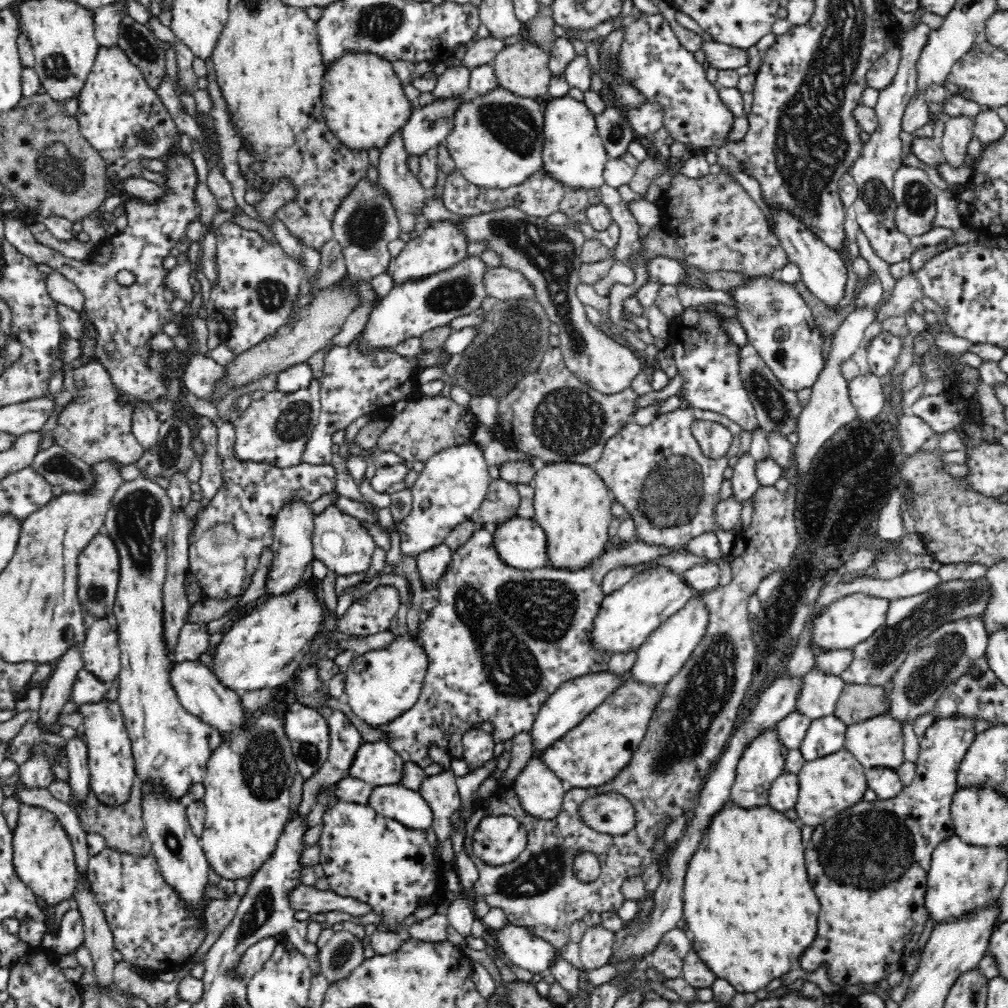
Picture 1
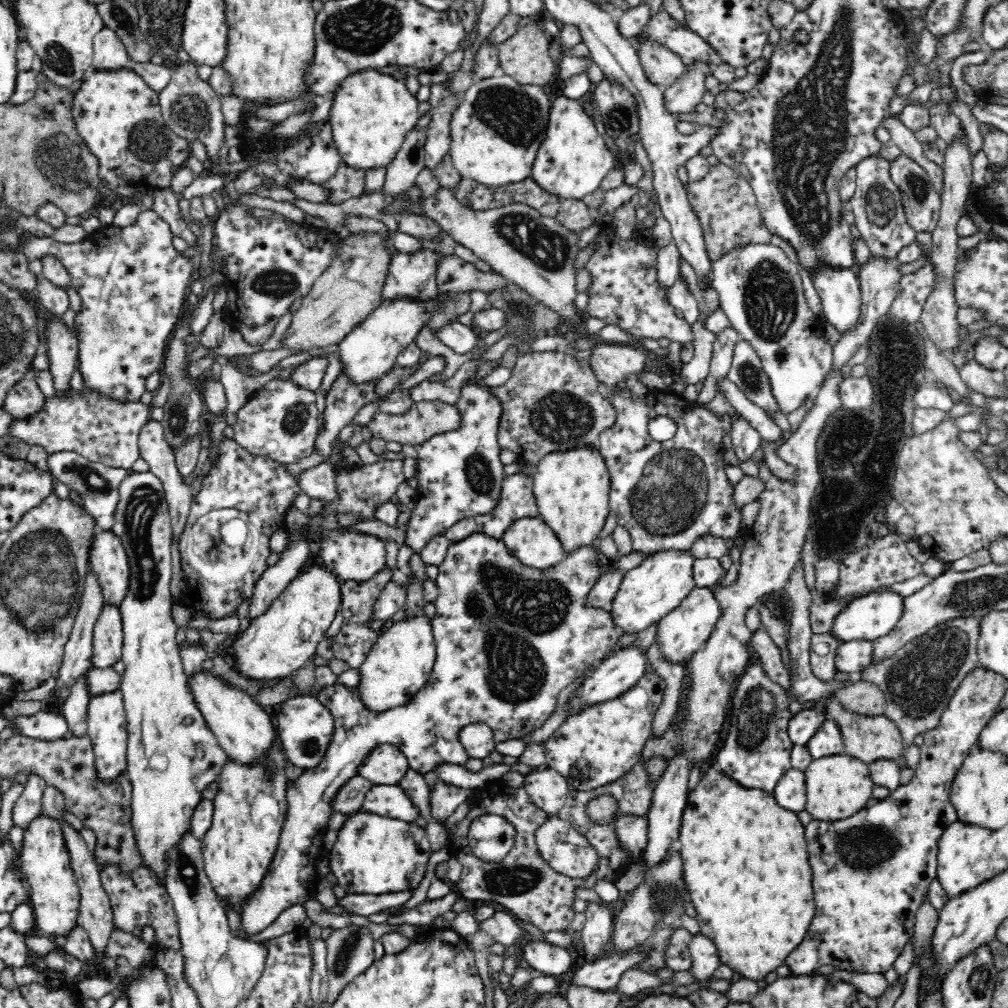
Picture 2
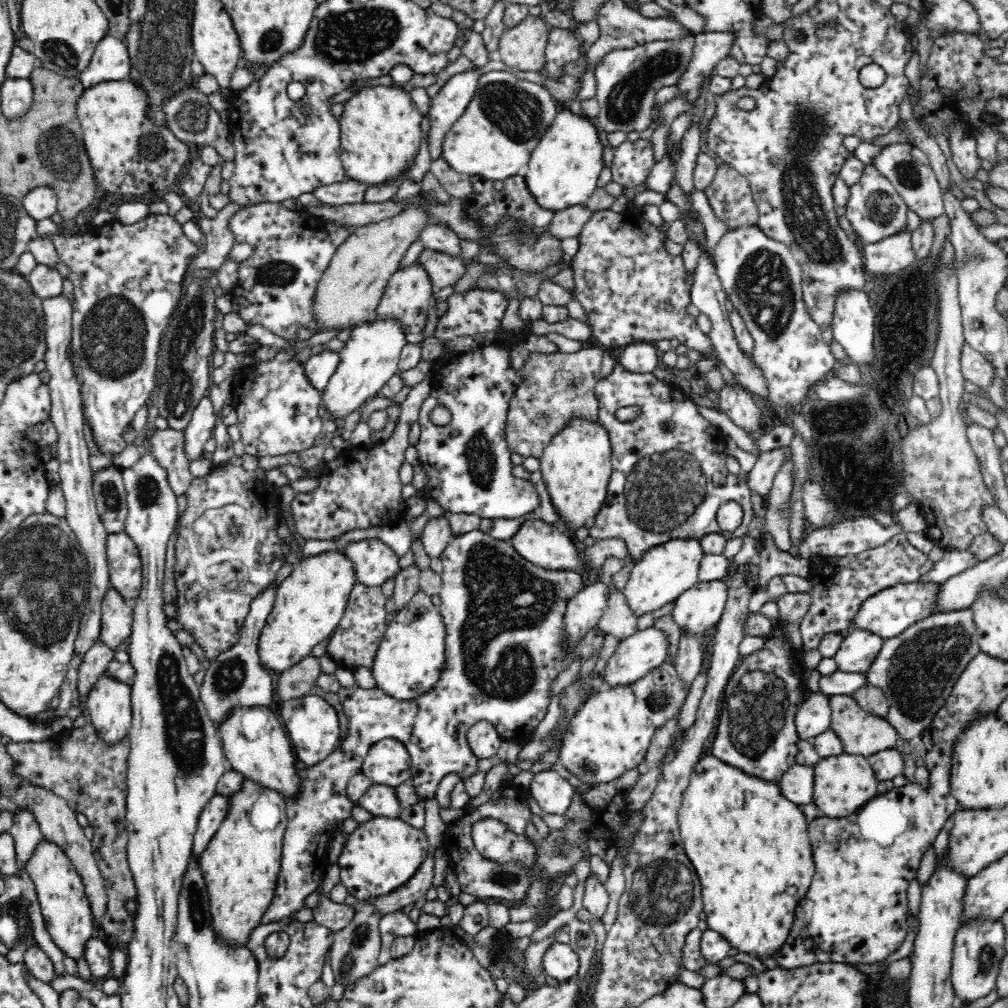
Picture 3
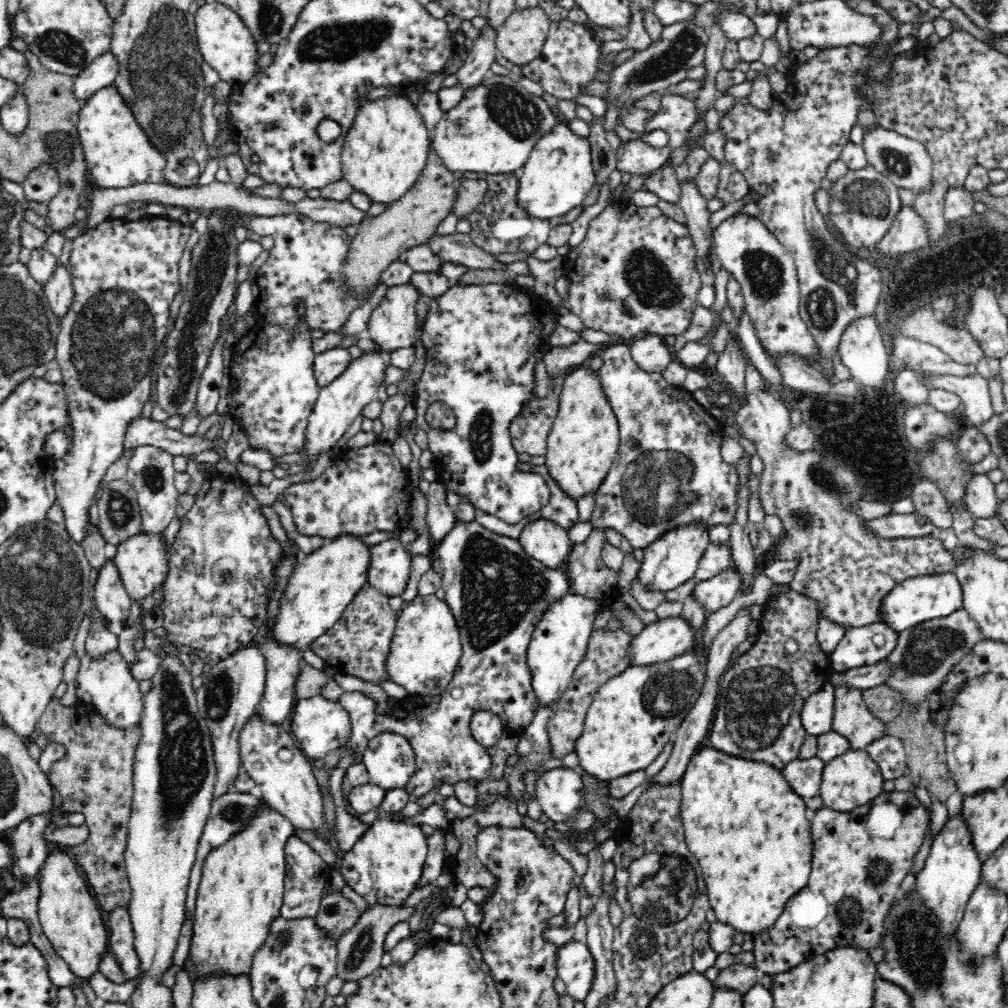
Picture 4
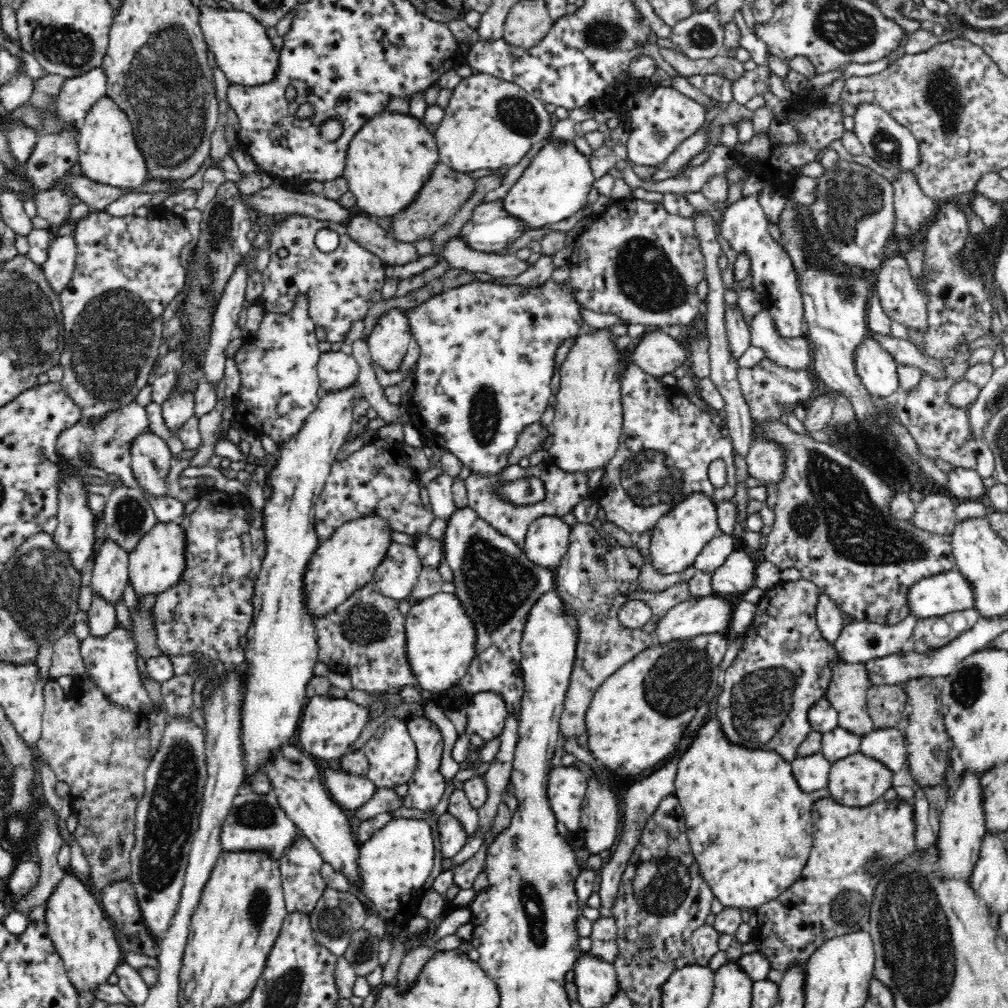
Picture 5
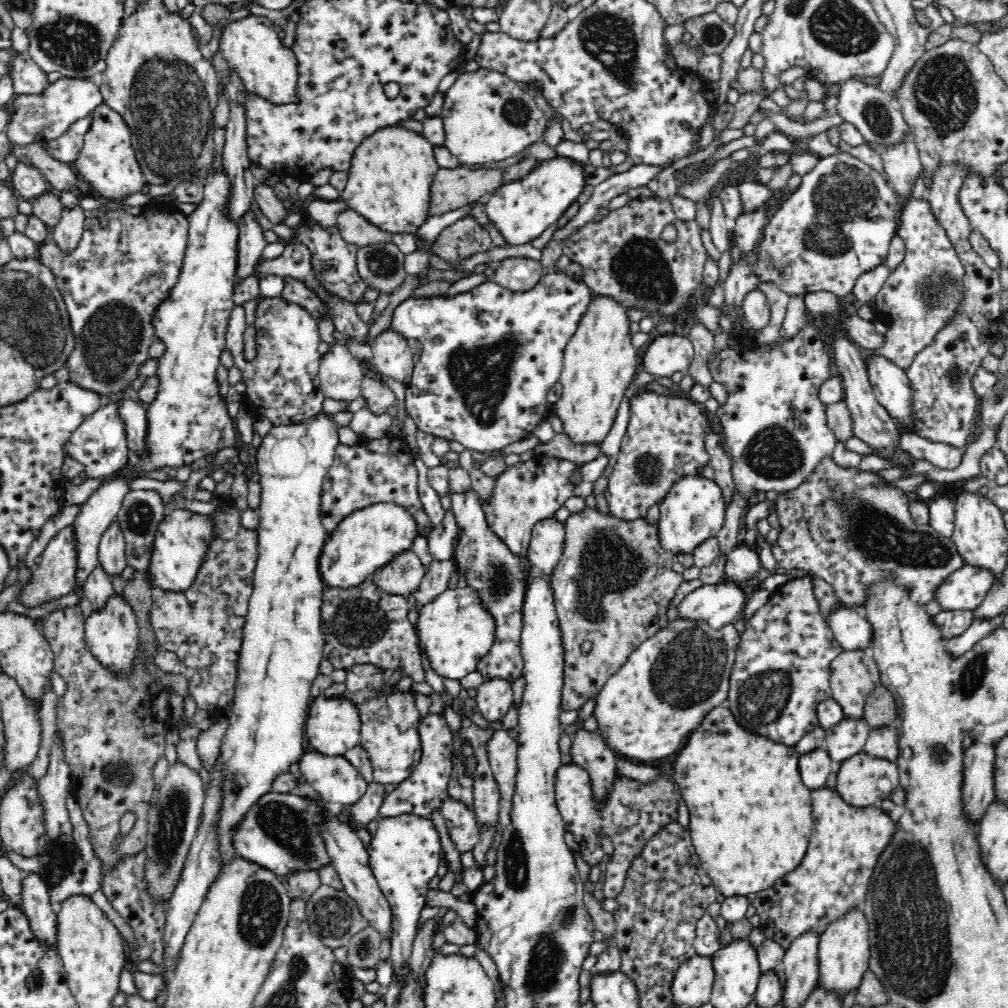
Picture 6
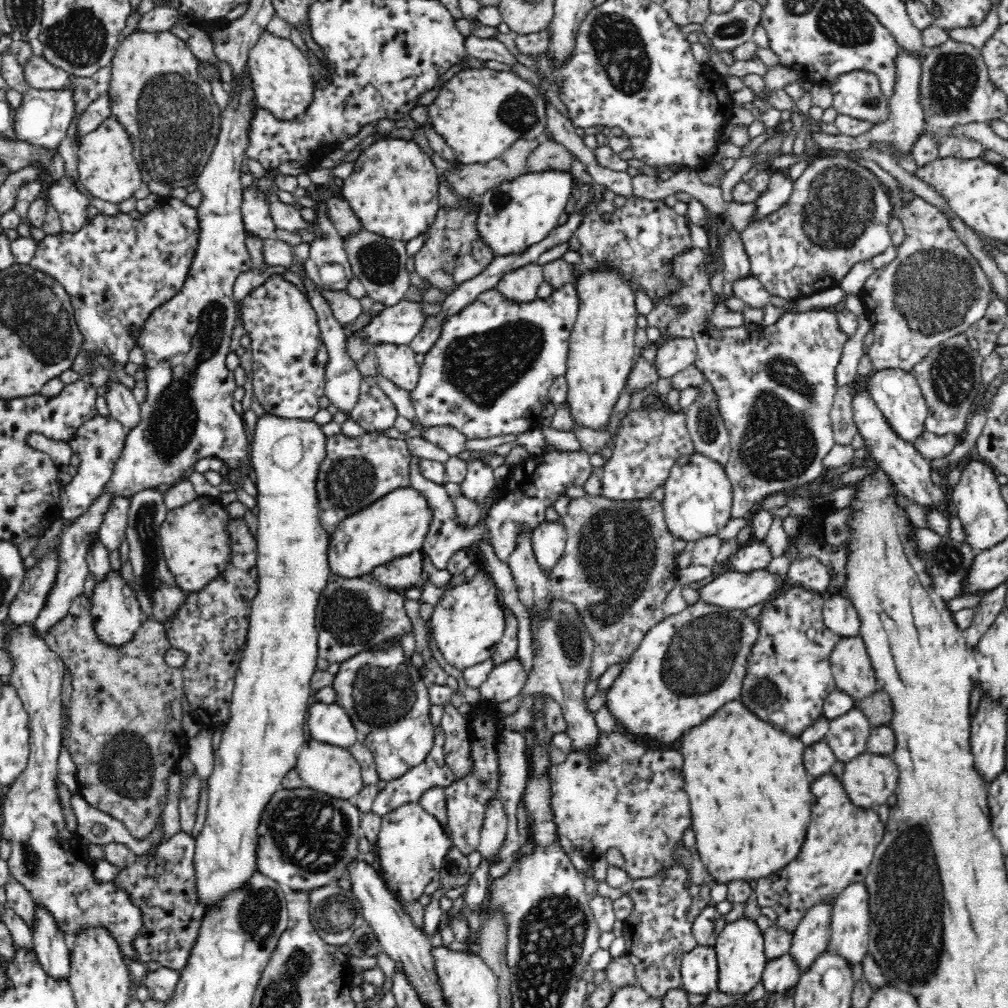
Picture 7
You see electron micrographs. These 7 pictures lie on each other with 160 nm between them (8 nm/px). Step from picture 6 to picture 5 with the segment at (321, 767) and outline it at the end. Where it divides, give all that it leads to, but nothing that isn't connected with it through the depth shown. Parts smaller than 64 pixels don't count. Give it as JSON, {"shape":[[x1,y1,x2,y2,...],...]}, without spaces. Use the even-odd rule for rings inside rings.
{"shape":[[337,764,322,768,322,780,331,799,348,812,360,808,376,791,376,786,367,776,349,774]]}

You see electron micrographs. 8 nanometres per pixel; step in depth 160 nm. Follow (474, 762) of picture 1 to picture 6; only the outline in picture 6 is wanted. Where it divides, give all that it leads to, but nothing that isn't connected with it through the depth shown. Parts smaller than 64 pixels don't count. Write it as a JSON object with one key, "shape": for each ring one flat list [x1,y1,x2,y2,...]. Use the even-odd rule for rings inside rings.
{"shape":[[506,677,485,680,477,688,475,696,479,710,477,718,483,722,500,722,503,714,506,714,514,703,512,684]]}

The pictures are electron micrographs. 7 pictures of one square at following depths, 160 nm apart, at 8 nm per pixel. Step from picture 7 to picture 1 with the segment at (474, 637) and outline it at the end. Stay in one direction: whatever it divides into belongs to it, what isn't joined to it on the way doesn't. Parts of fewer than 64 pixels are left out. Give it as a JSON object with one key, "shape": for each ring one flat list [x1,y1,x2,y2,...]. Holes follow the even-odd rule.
{"shape":[[400,634,390,642,390,646,370,650,354,658,346,670,344,699,352,712,364,724,376,726,389,723,400,713,409,709,417,700,428,672,428,653,418,634]]}

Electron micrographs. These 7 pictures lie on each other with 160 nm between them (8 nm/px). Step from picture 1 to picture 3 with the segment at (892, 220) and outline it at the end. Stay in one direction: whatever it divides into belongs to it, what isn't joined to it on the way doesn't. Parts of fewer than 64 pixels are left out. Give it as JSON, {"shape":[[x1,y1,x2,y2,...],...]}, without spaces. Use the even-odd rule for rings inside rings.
{"shape":[[871,164,864,168,862,176,851,184,849,189,851,195,844,206,844,216,851,226,852,237,859,238,867,245,878,242,885,236,893,235,906,227,908,205,890,180,882,176]]}

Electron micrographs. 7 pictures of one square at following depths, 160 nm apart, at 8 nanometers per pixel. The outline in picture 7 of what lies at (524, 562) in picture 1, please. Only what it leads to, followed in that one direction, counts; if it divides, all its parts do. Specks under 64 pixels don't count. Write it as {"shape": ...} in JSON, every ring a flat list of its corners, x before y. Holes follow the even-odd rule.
{"shape":[[560,520,542,521,533,529,533,551,540,566,548,572,553,569,567,546,567,532]]}

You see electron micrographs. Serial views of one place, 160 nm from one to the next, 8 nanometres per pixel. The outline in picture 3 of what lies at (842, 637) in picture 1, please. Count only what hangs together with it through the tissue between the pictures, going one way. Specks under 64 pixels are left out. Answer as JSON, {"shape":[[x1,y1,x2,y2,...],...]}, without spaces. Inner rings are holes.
{"shape":[[934,581,900,583,885,588,864,602,862,608,858,610,852,628,862,627,882,635,885,639,900,636,904,629,934,614,940,598,940,590,942,583]]}

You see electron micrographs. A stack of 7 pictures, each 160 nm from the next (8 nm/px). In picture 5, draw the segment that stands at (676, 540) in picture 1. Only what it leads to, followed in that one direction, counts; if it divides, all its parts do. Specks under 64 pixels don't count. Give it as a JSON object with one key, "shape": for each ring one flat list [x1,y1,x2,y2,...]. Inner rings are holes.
{"shape":[[630,357,626,358,626,364,622,372,623,427,618,450,608,462,595,497,610,522,637,538,646,530,652,530,672,504,690,491,704,491,716,506,721,500,732,499,735,496,737,477,733,444,720,433,720,416,714,411,706,412,700,406,696,406,677,385,660,384,657,377,646,374,634,365],[714,460,723,460,726,464,726,484,722,488,716,488,708,476,708,468]]}

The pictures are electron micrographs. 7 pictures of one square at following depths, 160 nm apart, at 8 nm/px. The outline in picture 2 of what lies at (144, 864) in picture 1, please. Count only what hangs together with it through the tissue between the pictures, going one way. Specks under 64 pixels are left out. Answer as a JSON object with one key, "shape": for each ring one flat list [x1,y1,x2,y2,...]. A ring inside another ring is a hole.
{"shape":[[99,866,104,889,107,890,111,909,113,910,113,923,124,931,136,933,142,938,142,930,145,926,154,928,157,946,179,950,181,942,177,936,177,922,173,912,172,899,165,892,165,888,157,886,154,877,145,868,138,866,137,870,130,875,122,875,117,868,112,866]]}

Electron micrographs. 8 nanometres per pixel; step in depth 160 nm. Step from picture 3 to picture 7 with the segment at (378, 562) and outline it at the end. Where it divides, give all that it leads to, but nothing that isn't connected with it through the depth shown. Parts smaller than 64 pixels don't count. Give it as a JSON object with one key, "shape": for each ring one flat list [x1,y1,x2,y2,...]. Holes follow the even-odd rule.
{"shape":[[419,551,410,552,403,557,395,558,386,564,371,570,375,580,392,590,412,588,421,580,421,556]]}

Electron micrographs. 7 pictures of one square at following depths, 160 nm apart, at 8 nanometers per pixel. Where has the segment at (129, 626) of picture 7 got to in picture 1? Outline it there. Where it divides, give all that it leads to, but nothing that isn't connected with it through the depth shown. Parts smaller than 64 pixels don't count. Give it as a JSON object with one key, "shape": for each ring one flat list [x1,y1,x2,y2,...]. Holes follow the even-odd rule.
{"shape":[[98,701,79,706,84,716,82,732,87,745,90,772,89,785,103,804,118,806,128,800,128,795,136,780,136,766,132,757,132,744,127,733,125,720,118,701,110,703]]}

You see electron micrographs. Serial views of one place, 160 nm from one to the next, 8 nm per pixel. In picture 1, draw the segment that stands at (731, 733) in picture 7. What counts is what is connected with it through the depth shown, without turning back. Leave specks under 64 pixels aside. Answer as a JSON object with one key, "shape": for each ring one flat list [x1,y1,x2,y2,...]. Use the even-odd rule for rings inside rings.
{"shape":[[728,800,707,821,699,841,687,860,683,894,686,928,694,934,691,943,718,978,726,979,736,991,755,993,790,971,794,960,812,944,820,904,808,878,804,860,801,825,768,803,743,808]]}

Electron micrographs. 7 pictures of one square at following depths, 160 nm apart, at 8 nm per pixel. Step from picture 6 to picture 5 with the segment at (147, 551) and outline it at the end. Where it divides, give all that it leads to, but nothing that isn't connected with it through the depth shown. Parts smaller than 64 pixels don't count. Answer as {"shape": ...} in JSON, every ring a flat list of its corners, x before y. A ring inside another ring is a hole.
{"shape":[[134,487,114,489,103,512,108,525,106,539,115,540,129,553,136,550,141,539,159,522,144,493]]}

